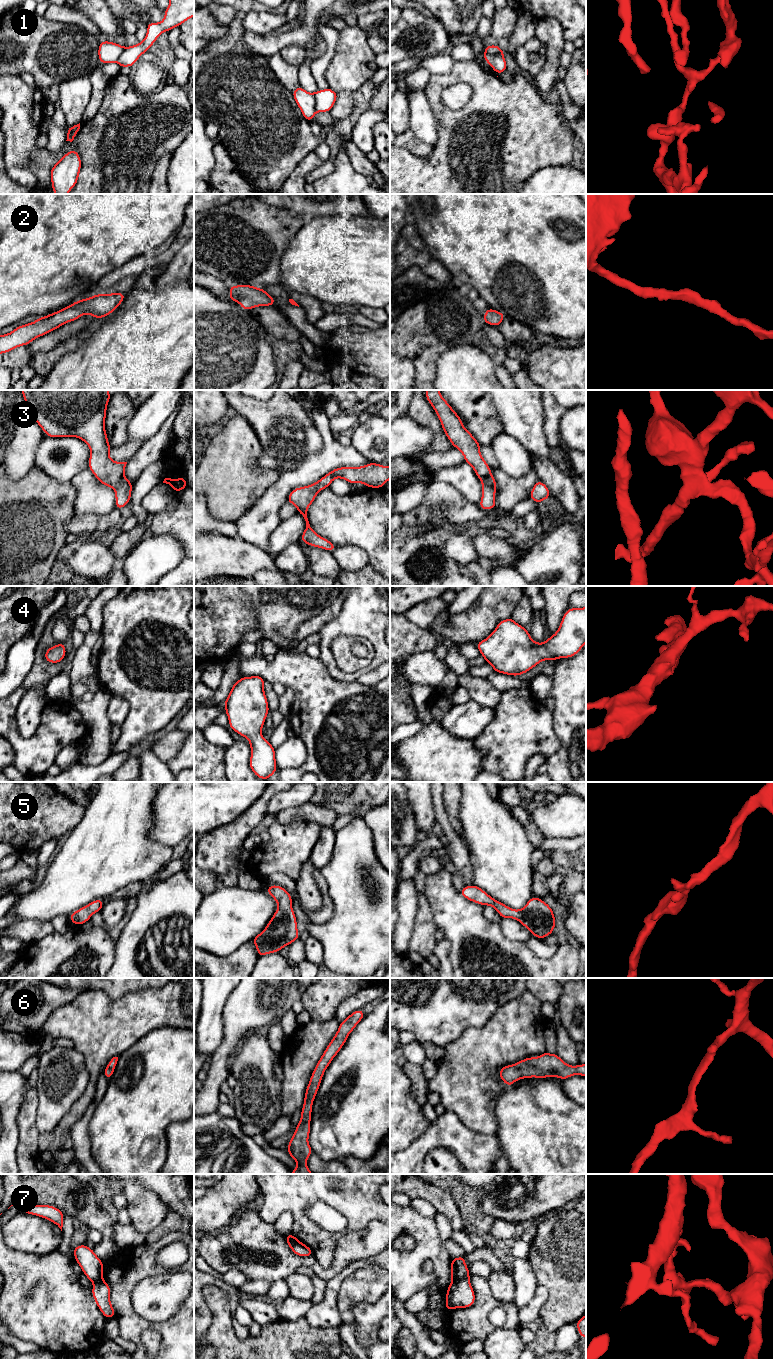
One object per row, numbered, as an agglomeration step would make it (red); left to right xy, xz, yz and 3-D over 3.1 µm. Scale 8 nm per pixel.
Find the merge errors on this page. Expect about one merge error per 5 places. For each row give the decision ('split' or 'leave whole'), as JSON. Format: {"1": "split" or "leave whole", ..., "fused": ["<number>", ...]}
{"1": "split", "2": "leave whole", "3": "leave whole", "4": "leave whole", "5": "leave whole", "6": "leave whole", "7": "split", "fused": ["1", "7"]}

